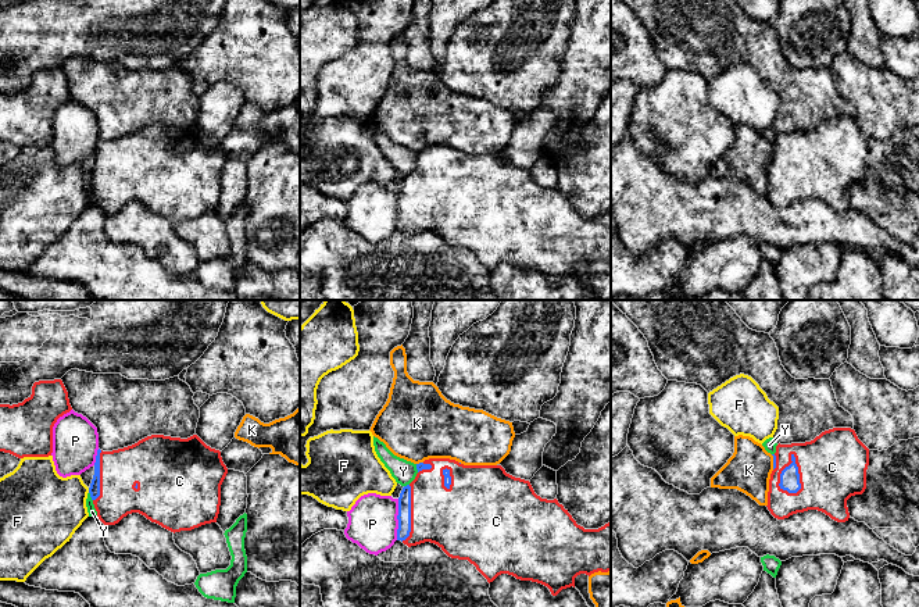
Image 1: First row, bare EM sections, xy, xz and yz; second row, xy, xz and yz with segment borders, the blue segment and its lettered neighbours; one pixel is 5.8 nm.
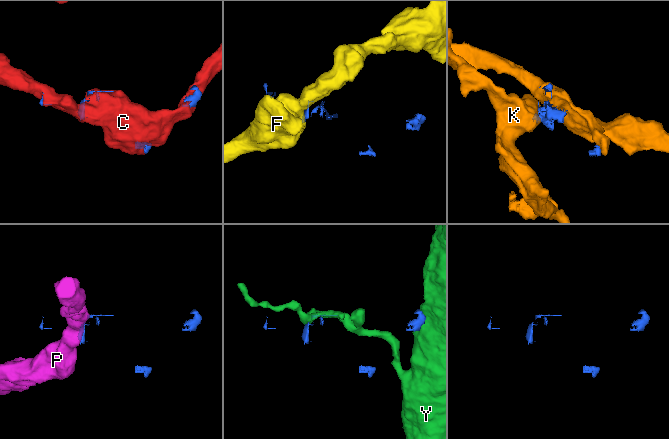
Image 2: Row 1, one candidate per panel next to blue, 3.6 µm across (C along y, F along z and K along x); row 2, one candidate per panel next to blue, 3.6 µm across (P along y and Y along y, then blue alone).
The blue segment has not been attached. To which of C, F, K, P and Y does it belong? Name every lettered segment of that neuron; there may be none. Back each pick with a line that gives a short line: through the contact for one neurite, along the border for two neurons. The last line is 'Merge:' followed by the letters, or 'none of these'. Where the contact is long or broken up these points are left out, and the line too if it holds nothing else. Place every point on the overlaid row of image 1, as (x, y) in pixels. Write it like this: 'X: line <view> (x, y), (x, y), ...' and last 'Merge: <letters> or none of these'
Merge: C

